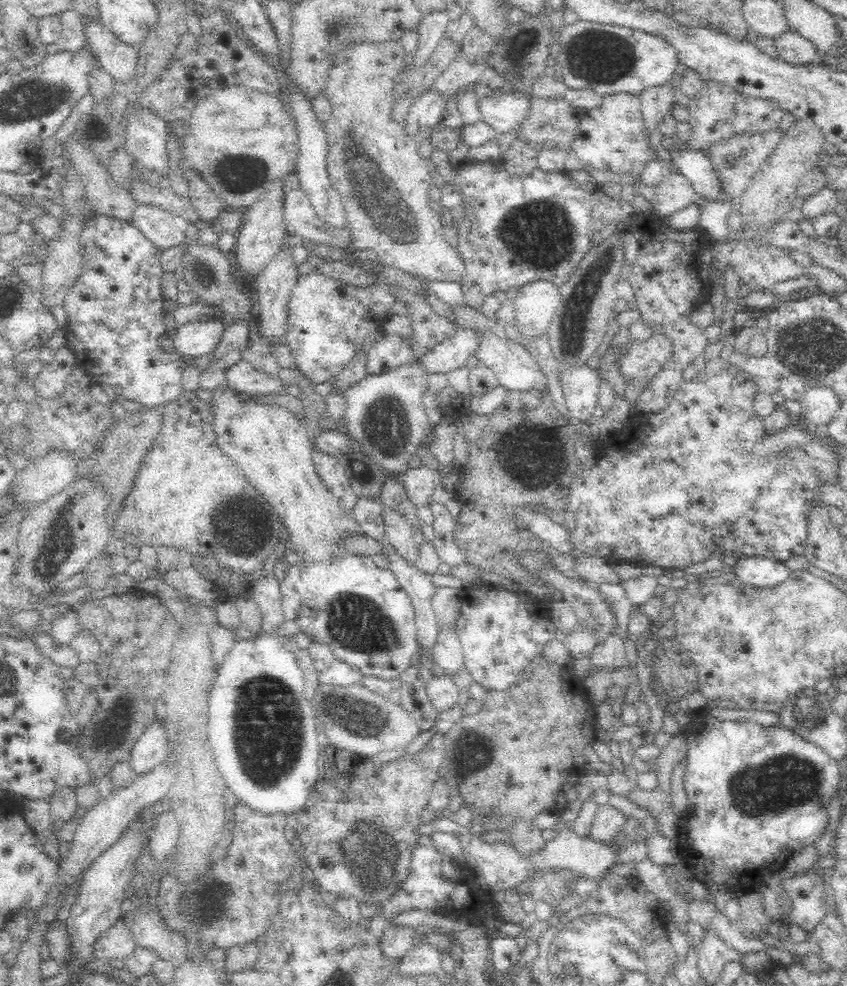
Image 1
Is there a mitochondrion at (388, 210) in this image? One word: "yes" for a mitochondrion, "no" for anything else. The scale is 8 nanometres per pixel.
yes

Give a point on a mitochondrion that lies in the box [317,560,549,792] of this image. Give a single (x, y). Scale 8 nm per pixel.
(358, 625)

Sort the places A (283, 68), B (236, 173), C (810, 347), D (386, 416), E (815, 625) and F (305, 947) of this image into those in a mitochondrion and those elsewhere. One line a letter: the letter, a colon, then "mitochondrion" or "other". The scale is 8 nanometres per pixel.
A: other
B: mitochondrion
C: mitochondrion
D: mitochondrion
E: mitochondrion
F: other

